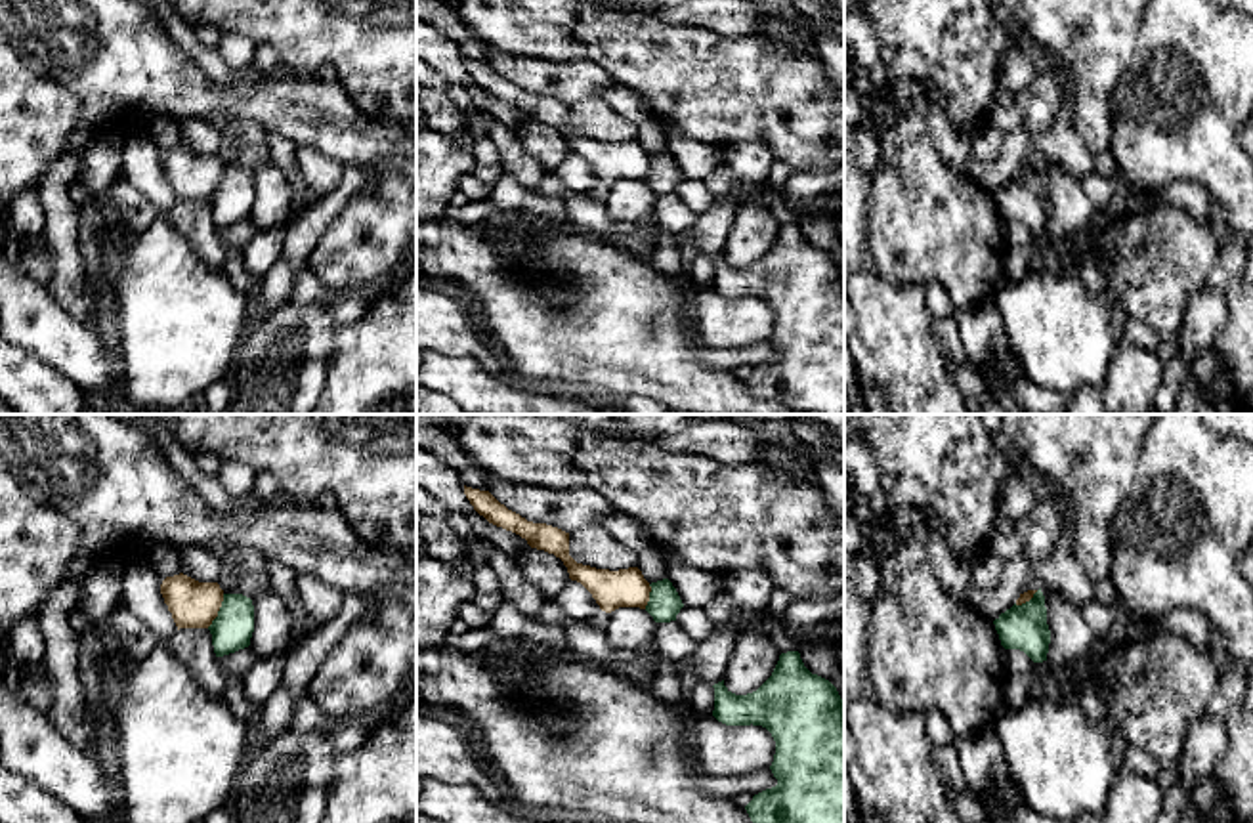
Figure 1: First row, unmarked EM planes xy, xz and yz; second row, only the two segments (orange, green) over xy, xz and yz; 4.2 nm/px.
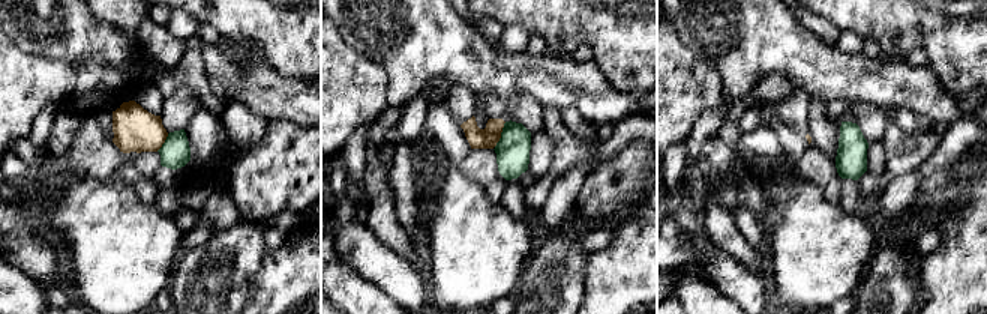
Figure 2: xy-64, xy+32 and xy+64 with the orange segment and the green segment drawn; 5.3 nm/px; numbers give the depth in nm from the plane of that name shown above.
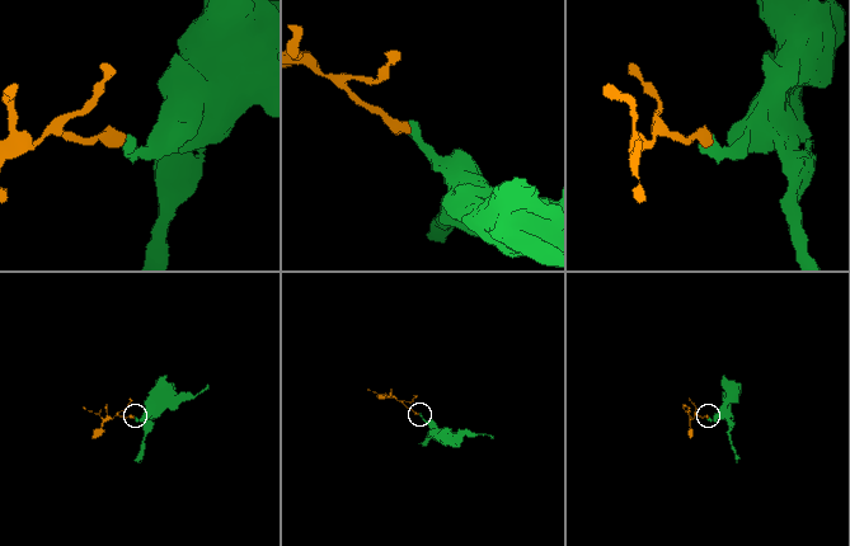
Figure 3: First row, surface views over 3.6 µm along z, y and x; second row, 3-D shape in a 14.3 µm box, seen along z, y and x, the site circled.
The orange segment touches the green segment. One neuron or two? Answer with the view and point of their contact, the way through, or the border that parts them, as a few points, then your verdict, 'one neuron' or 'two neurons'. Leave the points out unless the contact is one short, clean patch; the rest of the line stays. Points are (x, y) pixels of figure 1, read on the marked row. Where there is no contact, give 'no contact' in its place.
contact xy (218, 610); border xy (224, 594), (218, 615), (207, 627); two neurons

